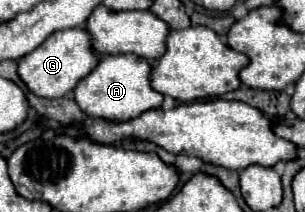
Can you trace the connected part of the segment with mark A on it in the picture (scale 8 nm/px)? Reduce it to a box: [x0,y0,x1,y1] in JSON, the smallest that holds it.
[74,55,162,121]

